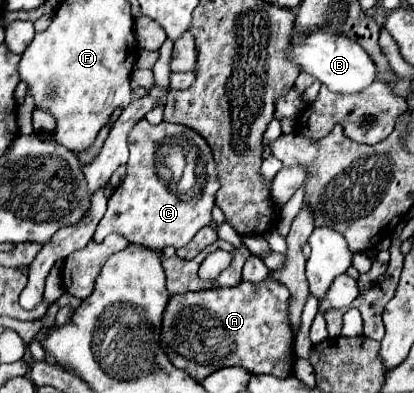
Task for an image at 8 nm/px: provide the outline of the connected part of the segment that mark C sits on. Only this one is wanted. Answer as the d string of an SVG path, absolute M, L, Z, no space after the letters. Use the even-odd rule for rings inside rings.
M146 119L138 121L132 127L128 135L128 147L130 147L130 159L126 163L128 167L126 177L115 189L114 195L108 199L108 211L94 233L94 241L102 241L110 233L120 233L126 239L130 239L130 243L146 245L152 249L164 249L166 245L174 245L176 249L184 247L202 227L212 223L210 211L214 207L214 197L216 191L220 189L220 181L216 175L216 163L212 159L210 147L196 131L188 127L166 121L162 121L160 125L150 125ZM172 137L184 137L186 139L184 143L196 149L194 185L184 193L170 187L158 173L160 149Z

